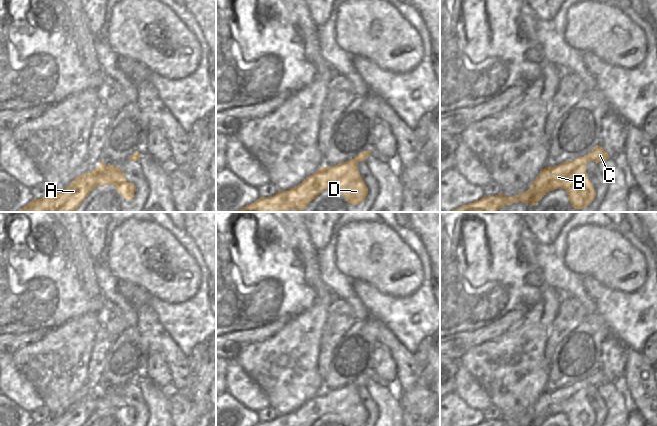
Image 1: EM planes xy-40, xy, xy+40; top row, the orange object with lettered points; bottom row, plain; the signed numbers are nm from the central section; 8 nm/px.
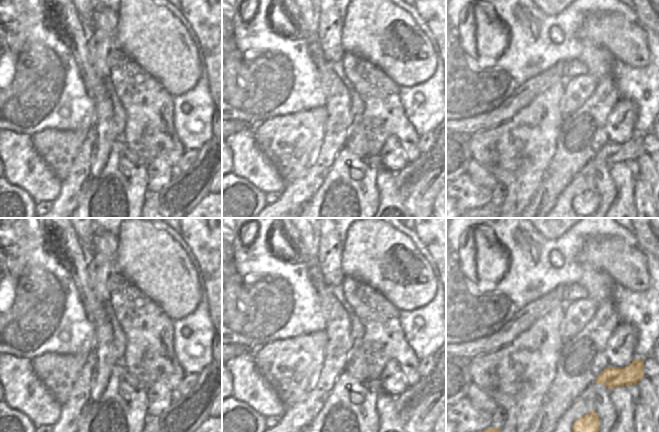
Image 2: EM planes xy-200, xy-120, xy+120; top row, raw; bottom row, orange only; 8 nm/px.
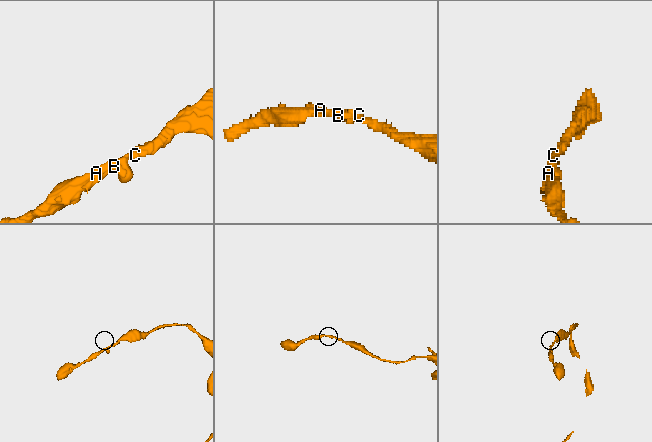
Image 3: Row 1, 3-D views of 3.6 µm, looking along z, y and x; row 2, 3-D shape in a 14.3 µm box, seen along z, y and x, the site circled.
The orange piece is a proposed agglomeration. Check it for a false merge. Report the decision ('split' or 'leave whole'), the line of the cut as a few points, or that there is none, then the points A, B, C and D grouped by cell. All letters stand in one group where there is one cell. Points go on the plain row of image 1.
leave whole | no cut | A B C D

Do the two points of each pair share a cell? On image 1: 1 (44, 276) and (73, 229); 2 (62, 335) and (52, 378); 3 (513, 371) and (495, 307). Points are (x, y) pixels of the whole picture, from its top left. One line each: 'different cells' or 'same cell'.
1: different cells
2: same cell
3: different cells

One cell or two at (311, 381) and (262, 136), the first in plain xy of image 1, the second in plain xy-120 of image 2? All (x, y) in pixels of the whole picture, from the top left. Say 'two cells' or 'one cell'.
one cell

